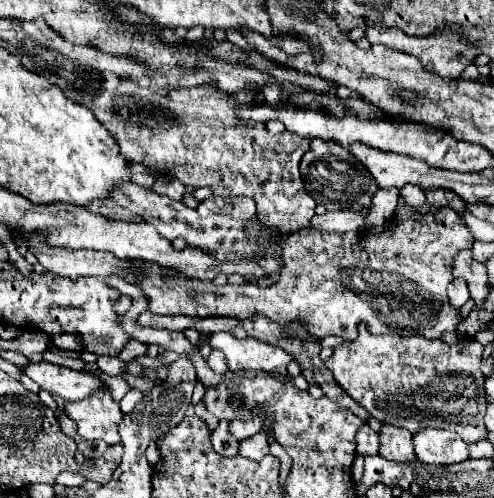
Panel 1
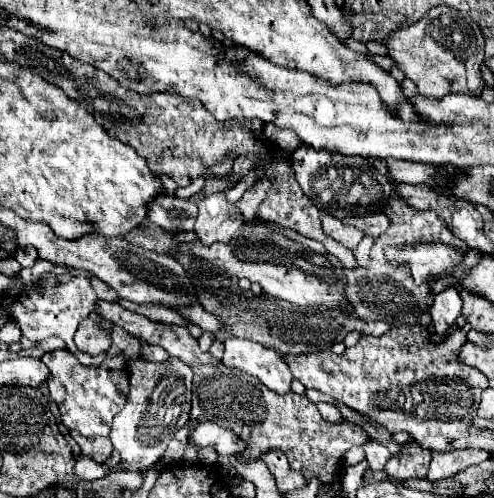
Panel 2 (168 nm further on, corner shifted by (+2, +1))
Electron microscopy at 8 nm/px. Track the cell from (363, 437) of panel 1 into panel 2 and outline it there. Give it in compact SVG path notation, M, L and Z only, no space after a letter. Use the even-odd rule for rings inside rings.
M367 441L363 445L363 449L365 449L365 455L367 455L367 461L369 461L369 469L371 471L381 471L383 465L391 459L389 449L385 449L385 445L381 445L377 441Z

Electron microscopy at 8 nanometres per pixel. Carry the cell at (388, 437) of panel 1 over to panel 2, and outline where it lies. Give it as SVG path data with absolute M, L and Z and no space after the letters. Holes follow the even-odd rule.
M415 441L401 445L401 449L405 449L405 453L401 453L401 457L389 459L385 465L385 473L397 481L407 481L413 477L421 477L421 479L427 477L431 453L425 453L425 449L421 449Z

